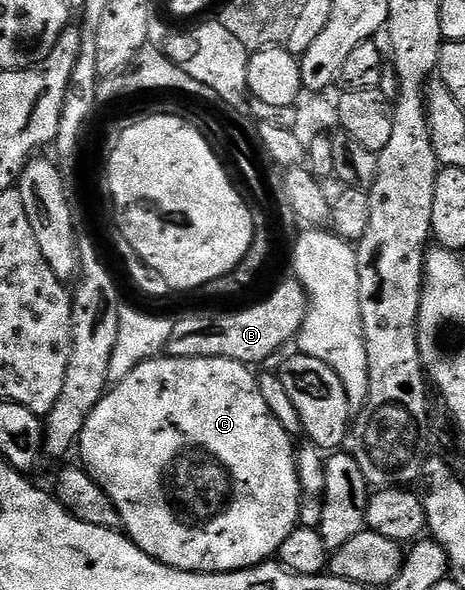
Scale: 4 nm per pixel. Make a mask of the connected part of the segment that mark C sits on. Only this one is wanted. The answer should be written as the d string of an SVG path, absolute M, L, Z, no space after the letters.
M170 356L151 358L148 362L142 362L137 368L133 368L133 372L129 372L129 376L125 376L125 380L114 383L104 394L103 399L99 401L97 408L93 408L93 412L89 412L89 420L85 420L85 428L81 435L81 447L83 446L81 465L83 469L111 497L113 504L117 504L117 512L123 521L122 529L127 537L134 542L135 546L144 550L150 558L155 558L166 566L172 566L174 570L189 570L193 574L232 574L235 570L249 570L252 566L261 566L264 562L274 559L278 555L281 544L285 544L285 539L289 537L289 532L293 532L296 526L299 525L299 499L302 498L303 493L299 487L299 476L297 474L297 464L295 463L297 446L292 436L287 434L285 428L275 419L268 404L265 404L265 399L259 391L256 375L251 375L251 370L250 365L234 362L228 358L172 358Z

